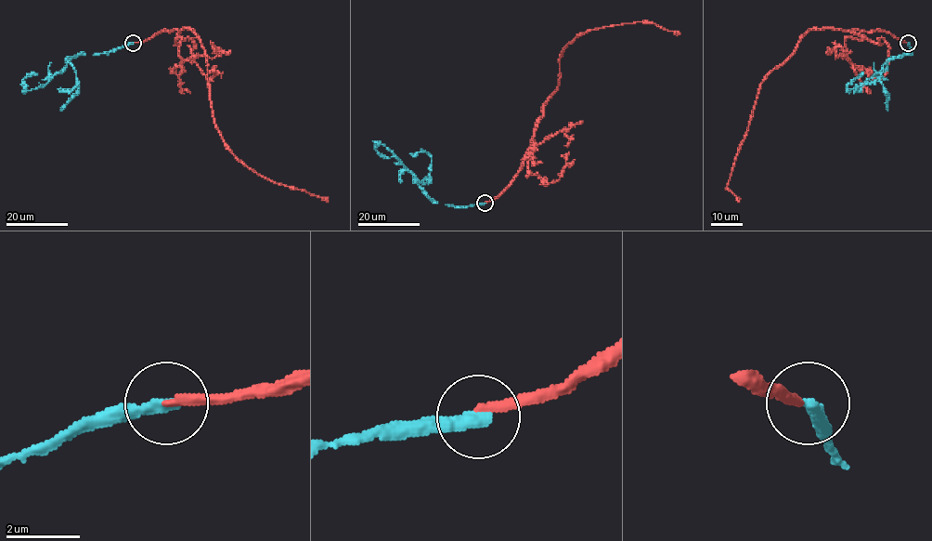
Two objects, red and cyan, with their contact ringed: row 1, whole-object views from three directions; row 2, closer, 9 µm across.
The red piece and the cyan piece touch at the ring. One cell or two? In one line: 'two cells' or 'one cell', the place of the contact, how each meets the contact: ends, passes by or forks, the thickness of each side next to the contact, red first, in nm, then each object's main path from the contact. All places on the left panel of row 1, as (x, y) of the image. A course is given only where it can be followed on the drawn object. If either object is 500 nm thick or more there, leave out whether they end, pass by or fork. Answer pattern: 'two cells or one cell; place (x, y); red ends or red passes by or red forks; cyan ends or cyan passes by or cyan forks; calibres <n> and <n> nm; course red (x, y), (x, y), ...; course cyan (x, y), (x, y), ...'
two cells; place (133, 43); red ends; cyan ends; calibres 240 and 380 nm; course red (133, 43), (143, 42), (158, 32), (190, 29), (203, 49), (213, 118), (225, 145), (264, 178), (329, 202); course cyan (133, 43), (107, 52), (70, 57), (60, 72), (42, 86), (27, 89), (23, 80), (37, 73)

